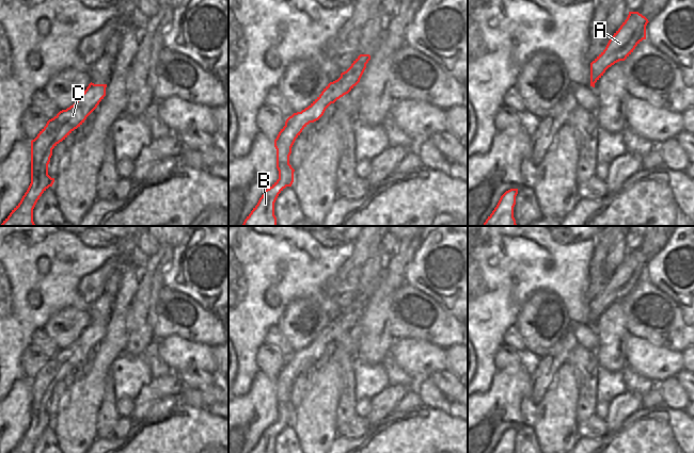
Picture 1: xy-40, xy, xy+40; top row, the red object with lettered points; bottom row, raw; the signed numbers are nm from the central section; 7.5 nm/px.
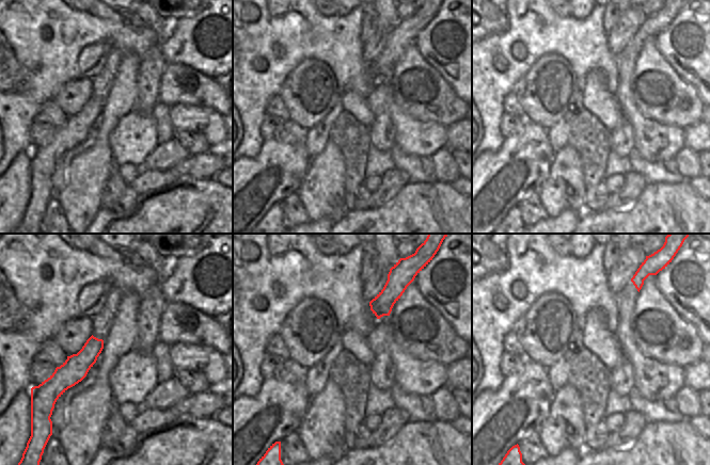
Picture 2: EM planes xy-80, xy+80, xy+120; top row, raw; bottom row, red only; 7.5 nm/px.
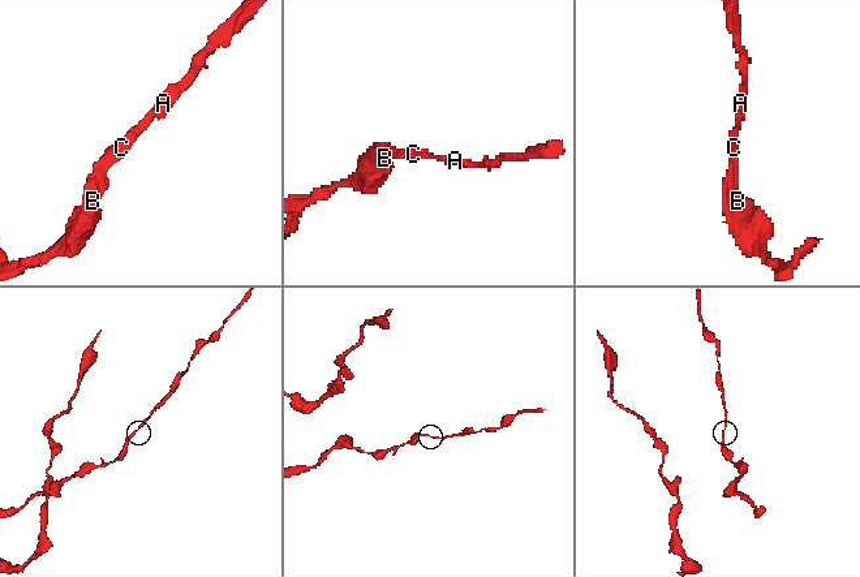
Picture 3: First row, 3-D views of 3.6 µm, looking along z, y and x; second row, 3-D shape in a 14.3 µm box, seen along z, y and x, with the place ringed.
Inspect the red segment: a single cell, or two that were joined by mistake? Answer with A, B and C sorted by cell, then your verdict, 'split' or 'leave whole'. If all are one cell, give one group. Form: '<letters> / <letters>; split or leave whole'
A B C; leave whole

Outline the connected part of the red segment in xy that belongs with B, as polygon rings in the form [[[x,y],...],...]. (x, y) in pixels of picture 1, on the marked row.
[[[360,54],[351,66],[342,72],[337,80],[330,82],[307,108],[286,119],[285,126],[274,140],[279,179],[264,192],[242,226],[277,226],[274,203],[279,194],[294,182],[295,169],[289,164],[289,156],[296,139],[310,123],[318,120],[331,103],[348,94],[360,82],[369,60],[369,54]]]

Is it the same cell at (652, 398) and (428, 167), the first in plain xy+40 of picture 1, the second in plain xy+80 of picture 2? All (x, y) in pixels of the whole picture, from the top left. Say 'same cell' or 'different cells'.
same cell

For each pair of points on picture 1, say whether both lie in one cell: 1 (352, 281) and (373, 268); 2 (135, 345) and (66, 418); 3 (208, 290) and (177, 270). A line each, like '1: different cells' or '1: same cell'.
1: different cells
2: different cells
3: same cell

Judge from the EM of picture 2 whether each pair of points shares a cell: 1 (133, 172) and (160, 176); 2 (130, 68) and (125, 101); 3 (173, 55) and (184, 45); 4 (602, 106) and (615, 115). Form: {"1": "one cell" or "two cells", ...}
{"1": "two cells", "2": "one cell", "3": "one cell", "4": "one cell"}

